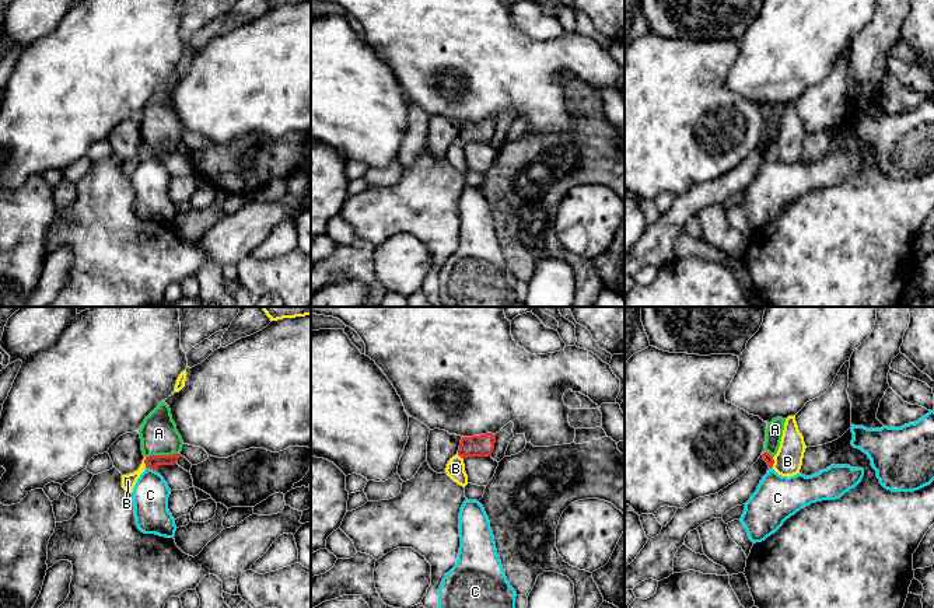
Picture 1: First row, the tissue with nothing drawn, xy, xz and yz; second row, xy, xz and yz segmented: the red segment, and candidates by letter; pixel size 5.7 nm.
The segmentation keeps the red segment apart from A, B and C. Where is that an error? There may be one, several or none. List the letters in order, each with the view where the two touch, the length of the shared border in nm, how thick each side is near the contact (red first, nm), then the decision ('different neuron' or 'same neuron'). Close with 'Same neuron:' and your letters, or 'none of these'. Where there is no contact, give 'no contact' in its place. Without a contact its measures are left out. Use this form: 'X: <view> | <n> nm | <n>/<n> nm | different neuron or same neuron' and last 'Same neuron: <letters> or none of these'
A: xy | 200 nm | 80/220 nm | same neuron
B: xy | 60 nm | 80/80 nm | different neuron
C: xy | 80 nm | 80/220 nm | different neuron
Same neuron: A

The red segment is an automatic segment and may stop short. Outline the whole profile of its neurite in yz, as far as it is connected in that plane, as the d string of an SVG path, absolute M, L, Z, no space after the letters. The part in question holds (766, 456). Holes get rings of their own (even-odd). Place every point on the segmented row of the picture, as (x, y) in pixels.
M776 417L767 424L766 430L766 441L765 441L765 452L763 460L767 462L769 468L773 468L774 460L773 457L777 454L783 430L784 430L786 419Z

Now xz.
M486 433L480 436L462 437L458 455L468 457L489 457L494 450L496 434Z

